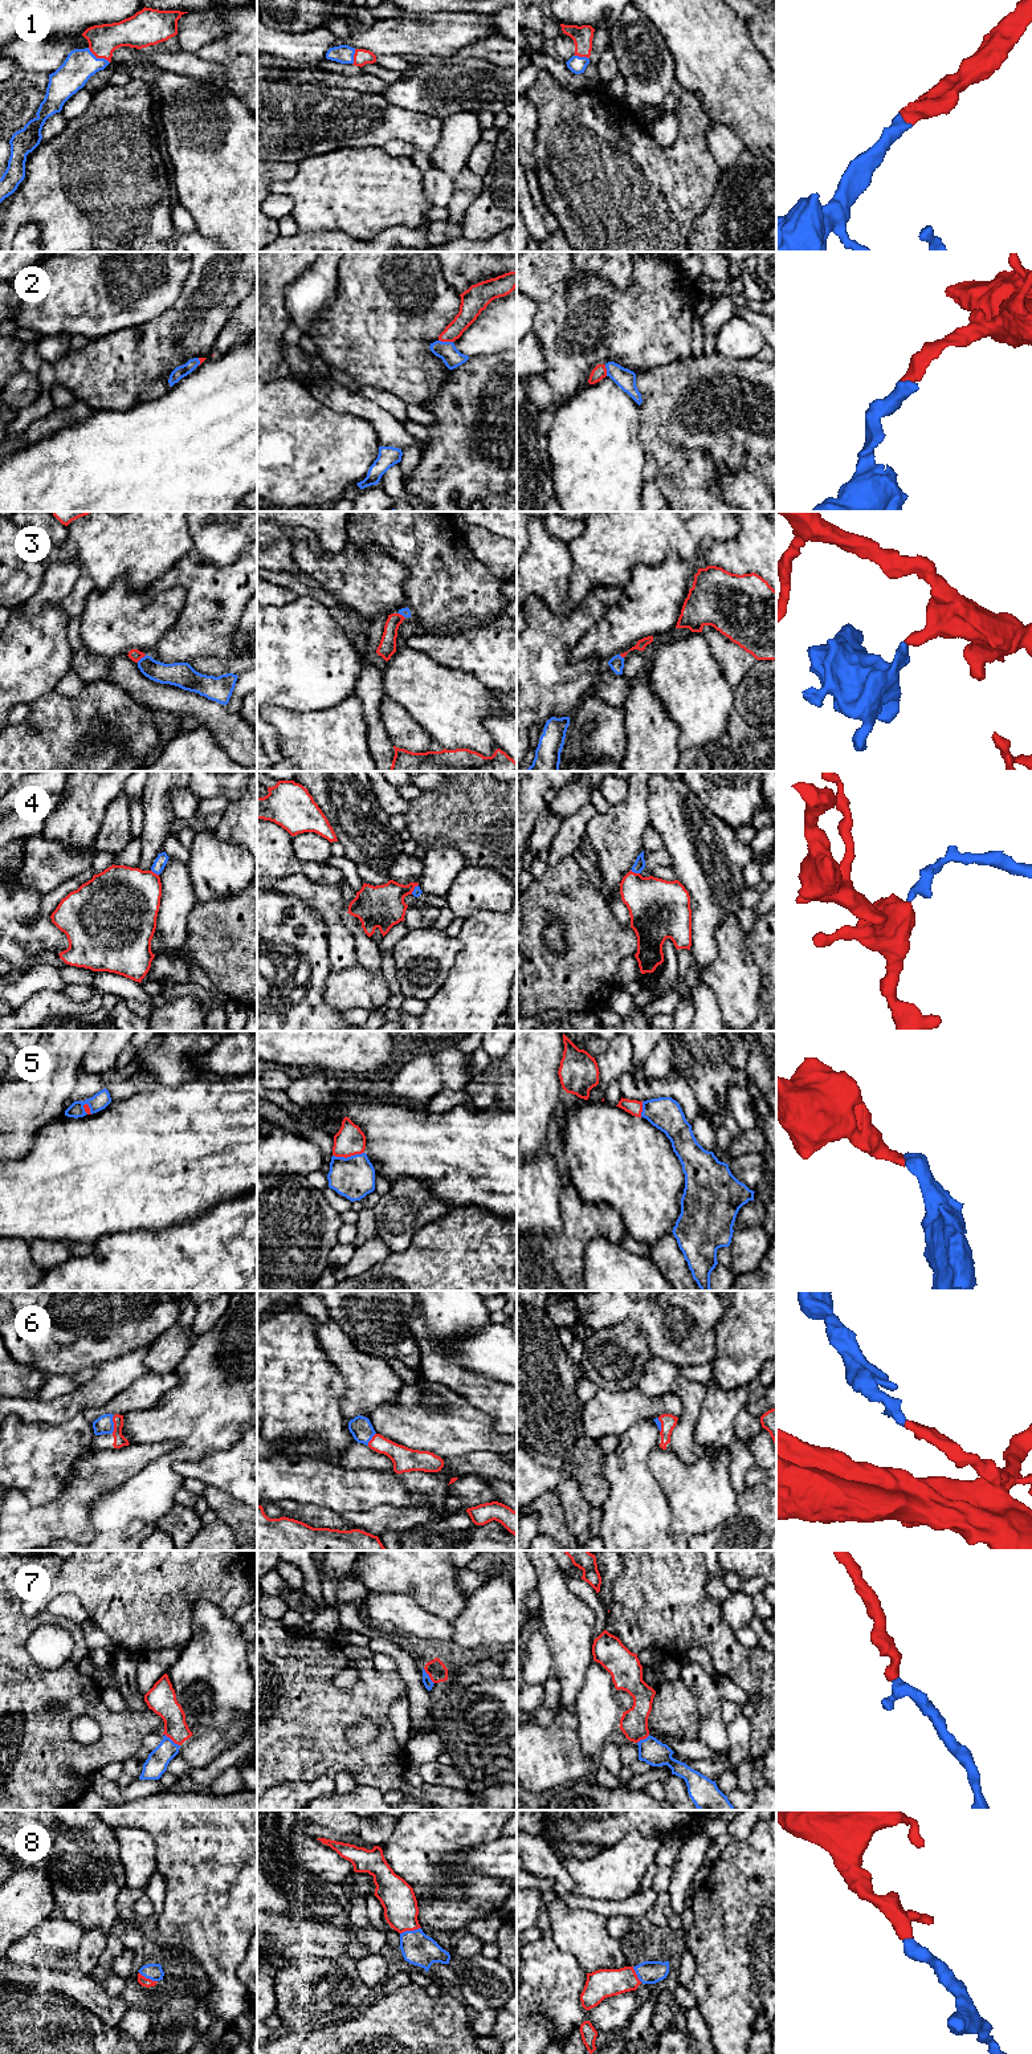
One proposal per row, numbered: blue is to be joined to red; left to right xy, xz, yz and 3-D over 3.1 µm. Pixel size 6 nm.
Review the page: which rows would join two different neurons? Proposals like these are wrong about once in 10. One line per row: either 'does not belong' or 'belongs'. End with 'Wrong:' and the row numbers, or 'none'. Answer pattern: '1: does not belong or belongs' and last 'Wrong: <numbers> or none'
1: belongs
2: belongs
3: belongs
4: belongs
5: belongs
6: belongs
7: belongs
8: belongs
Wrong: none

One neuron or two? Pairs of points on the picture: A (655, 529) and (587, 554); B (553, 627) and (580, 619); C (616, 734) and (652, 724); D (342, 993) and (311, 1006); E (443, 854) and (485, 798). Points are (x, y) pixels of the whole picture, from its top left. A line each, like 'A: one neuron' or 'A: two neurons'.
A: one neuron
B: one neuron
C: two neurons
D: two neurons
E: two neurons

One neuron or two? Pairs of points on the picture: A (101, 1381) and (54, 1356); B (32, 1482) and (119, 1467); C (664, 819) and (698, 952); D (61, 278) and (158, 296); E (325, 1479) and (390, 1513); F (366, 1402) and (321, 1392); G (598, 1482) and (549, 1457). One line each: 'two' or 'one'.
A: two
B: two
C: one
D: one
E: two
F: two
G: one

